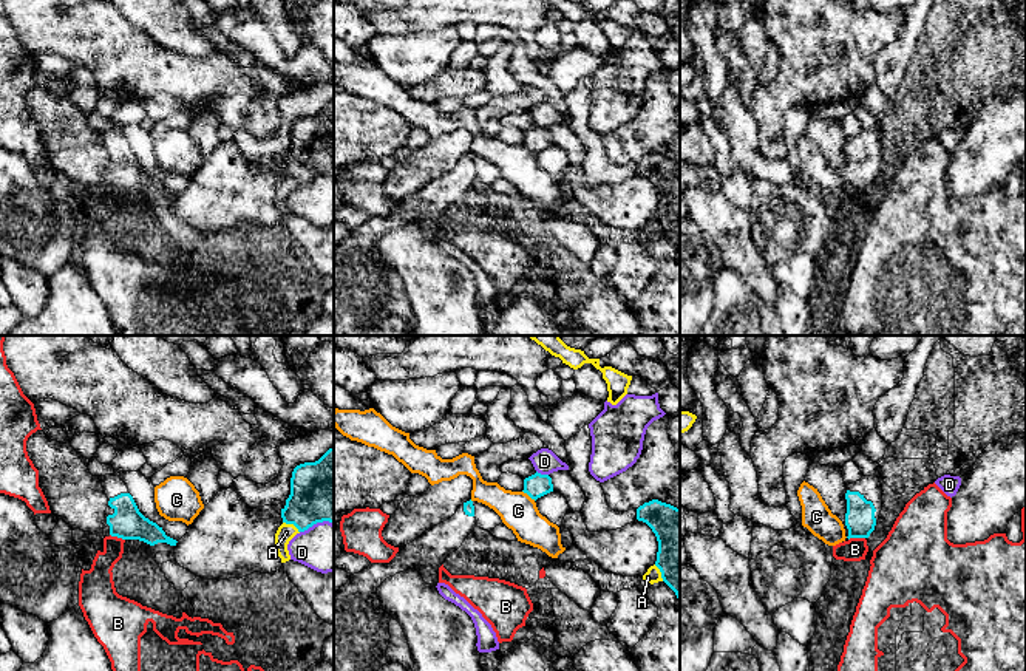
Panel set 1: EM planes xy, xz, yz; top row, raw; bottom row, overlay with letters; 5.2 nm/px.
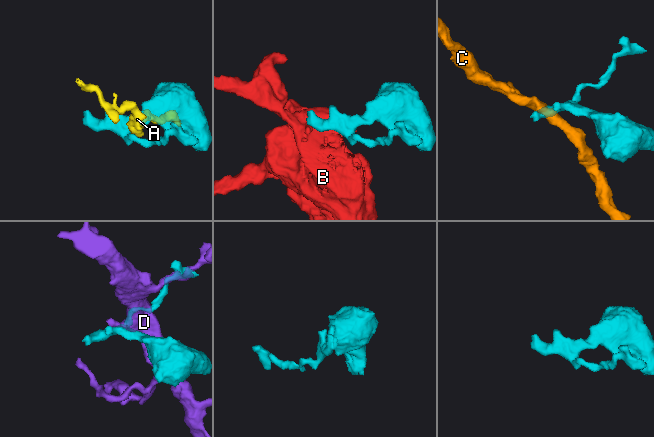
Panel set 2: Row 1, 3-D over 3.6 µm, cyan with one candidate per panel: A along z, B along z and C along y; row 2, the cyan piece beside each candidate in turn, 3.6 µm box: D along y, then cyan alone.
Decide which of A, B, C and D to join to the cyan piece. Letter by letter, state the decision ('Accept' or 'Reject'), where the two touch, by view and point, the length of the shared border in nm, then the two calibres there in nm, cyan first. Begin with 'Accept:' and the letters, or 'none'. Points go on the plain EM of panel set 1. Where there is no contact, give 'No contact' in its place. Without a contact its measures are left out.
Accept: none
A: Reject. Touches cyan at xy (292, 177). Shared border 110 nm. Thickness 320 nm (cyan) against 90 nm
B: Reject. Touches cyan at yz (856, 190). Shared border 90 nm. Thickness 160 nm (cyan) against 120 nm
C: Reject. Touches cyan at xz (529, 149). Shared border 90 nm. Thickness 120 nm (cyan) against 190 nm
D: Reject. Touches cyan at xz (543, 129). Shared border 70 nm. Thickness 120 nm (cyan) against 130 nm

